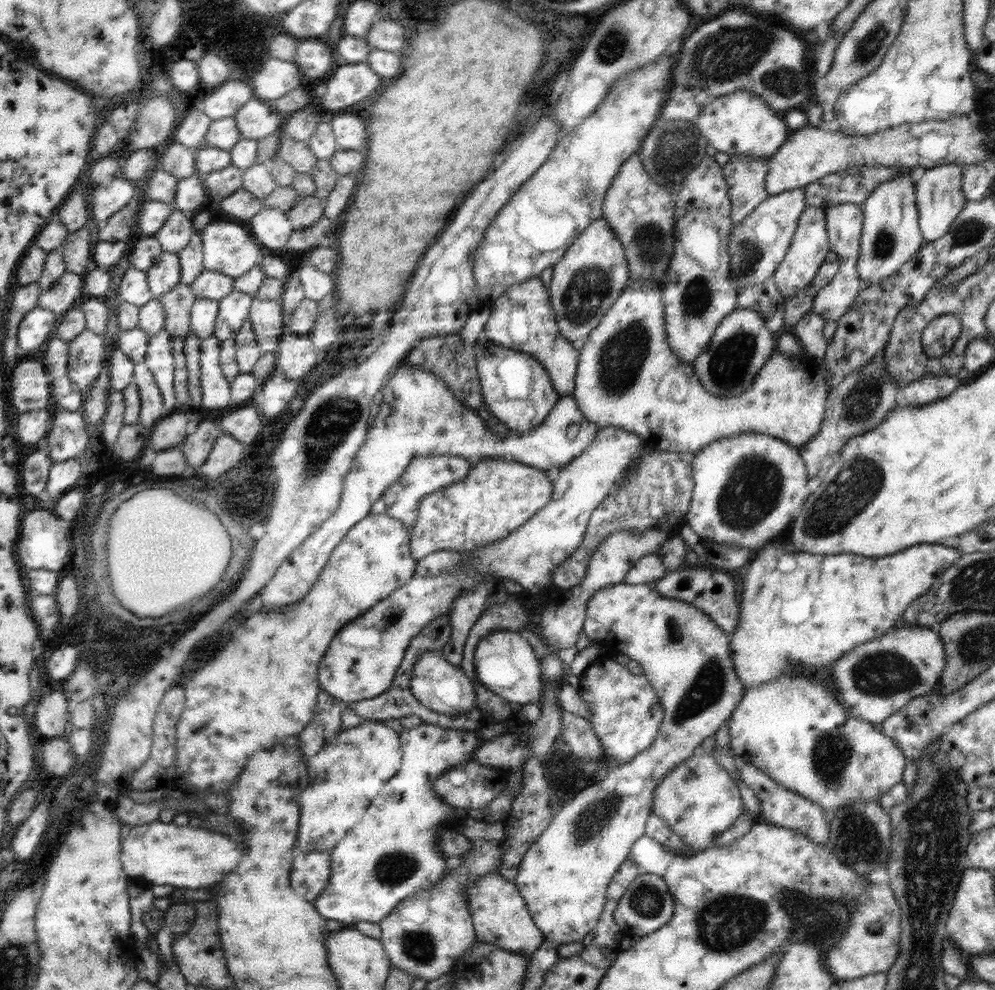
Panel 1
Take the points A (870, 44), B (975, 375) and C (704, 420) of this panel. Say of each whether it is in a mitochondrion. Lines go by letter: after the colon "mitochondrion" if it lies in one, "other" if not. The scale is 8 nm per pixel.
A: mitochondrion
B: other
C: other

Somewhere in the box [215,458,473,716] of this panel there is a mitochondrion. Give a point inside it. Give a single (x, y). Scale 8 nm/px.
(392, 617)

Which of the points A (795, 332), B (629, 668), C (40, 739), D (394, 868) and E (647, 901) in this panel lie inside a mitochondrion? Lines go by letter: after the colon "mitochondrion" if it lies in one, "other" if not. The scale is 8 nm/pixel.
A: other
B: other
C: other
D: mitochondrion
E: mitochondrion

